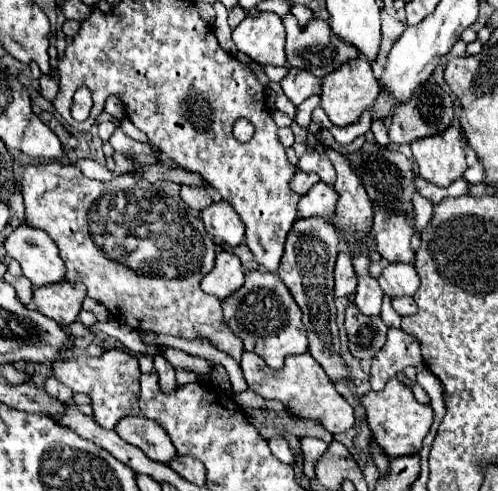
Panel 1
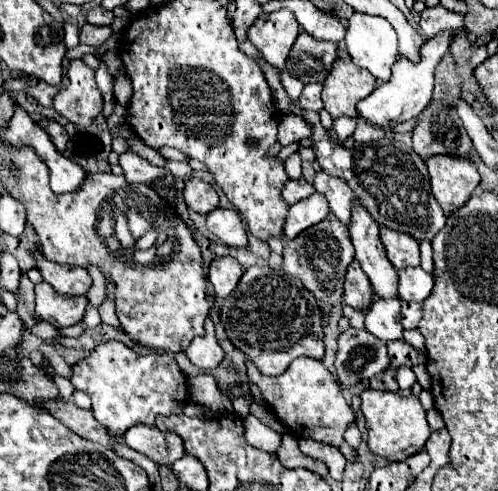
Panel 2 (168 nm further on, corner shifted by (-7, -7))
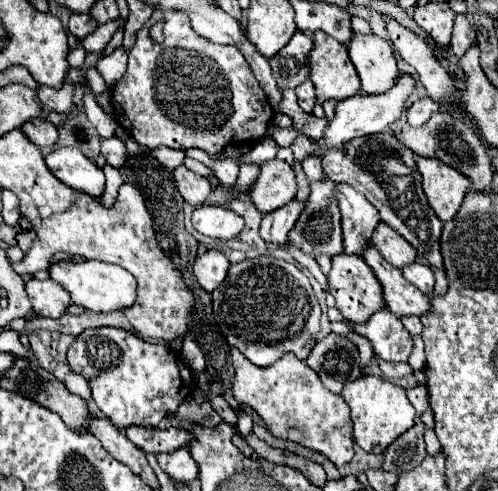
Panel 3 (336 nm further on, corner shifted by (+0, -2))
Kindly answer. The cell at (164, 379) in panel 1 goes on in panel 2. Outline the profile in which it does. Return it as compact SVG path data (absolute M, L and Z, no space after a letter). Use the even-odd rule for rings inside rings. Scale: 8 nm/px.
M111 340L99 344L95 352L79 360L71 370L71 384L93 400L95 420L117 440L121 440L125 430L135 424L153 426L157 414L181 414L187 400L187 378L179 370L171 352L139 356L123 342Z

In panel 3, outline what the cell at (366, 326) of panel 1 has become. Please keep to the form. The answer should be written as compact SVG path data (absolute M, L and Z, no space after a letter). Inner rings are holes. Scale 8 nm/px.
M330 333L312 347L306 365L314 369L324 387L336 395L340 395L344 383L362 375L356 345L336 333Z

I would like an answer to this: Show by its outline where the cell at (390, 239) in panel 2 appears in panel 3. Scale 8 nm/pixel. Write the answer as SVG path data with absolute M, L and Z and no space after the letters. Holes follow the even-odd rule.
M380 223L372 233L372 245L390 265L398 269L410 265L416 259L416 249L402 235L392 231L386 223Z

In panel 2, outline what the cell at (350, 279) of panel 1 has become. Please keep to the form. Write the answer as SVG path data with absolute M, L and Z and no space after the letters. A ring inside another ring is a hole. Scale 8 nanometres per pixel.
M353 260L353 264L347 268L343 300L345 300L347 306L351 306L355 310L367 310L367 306L371 302L371 296L373 296L371 282L367 280L365 272L361 270L359 260Z

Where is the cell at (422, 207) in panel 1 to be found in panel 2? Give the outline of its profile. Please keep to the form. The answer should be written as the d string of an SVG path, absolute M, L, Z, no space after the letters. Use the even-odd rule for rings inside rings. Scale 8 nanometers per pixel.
M421 240L421 268L427 272L433 272L433 258L431 258L431 242L429 240Z

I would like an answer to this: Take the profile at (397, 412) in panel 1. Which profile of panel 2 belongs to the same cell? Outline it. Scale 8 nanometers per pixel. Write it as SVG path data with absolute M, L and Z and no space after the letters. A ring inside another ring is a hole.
M367 388L361 392L361 410L367 418L371 452L375 452L391 462L393 460L407 460L407 456L421 452L425 448L425 442L431 436L431 428L425 418L425 408L421 406L419 398L413 394L403 396L399 392Z

